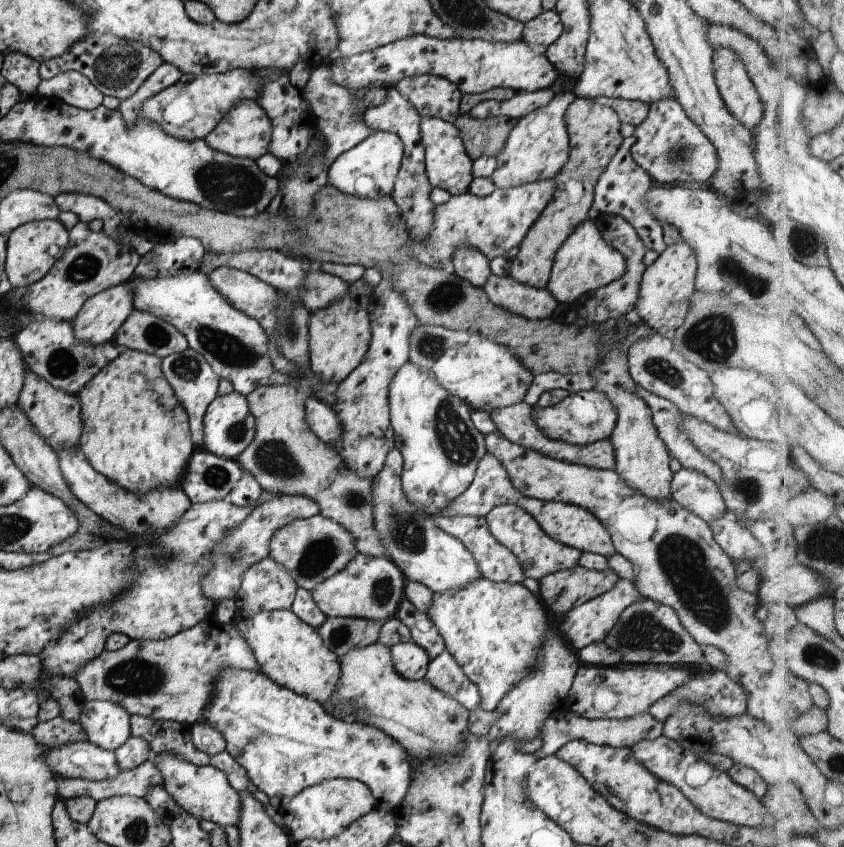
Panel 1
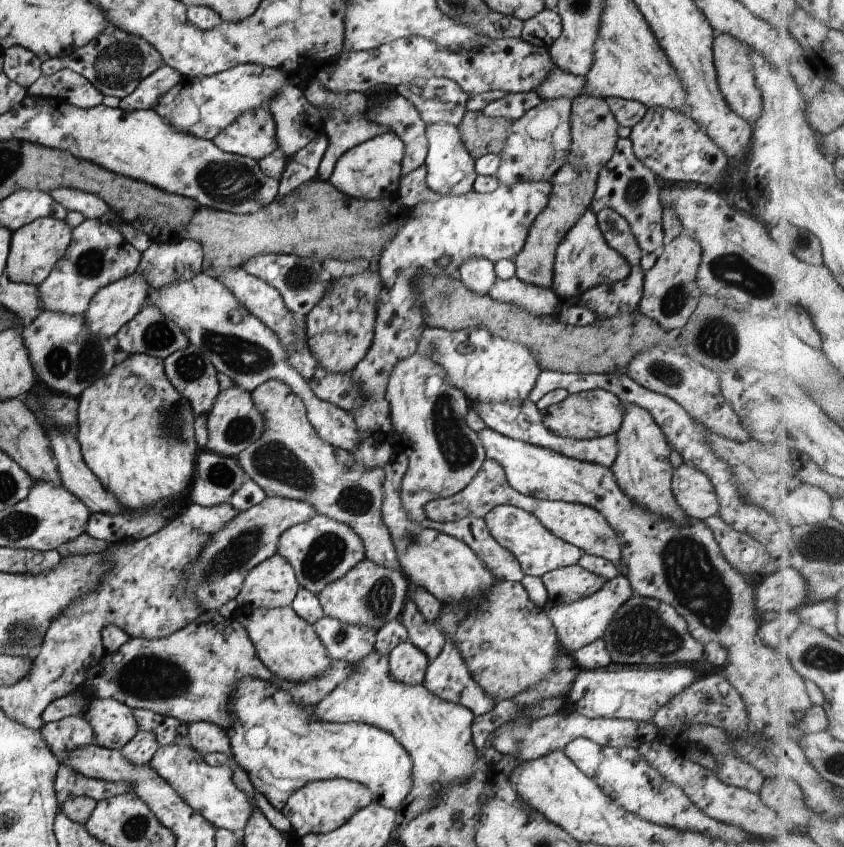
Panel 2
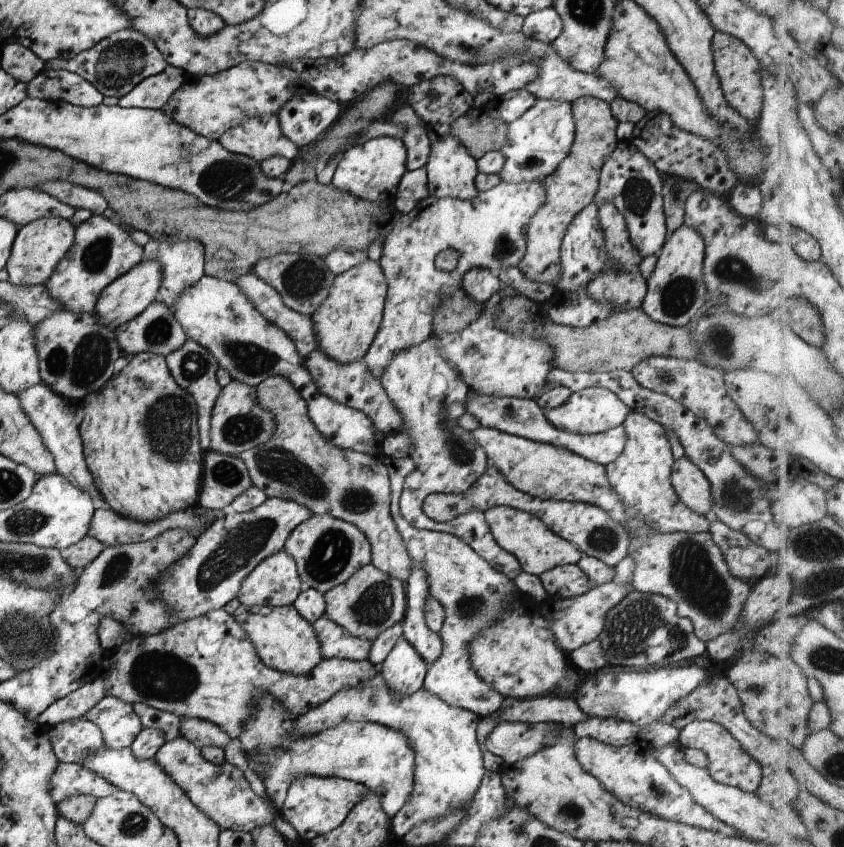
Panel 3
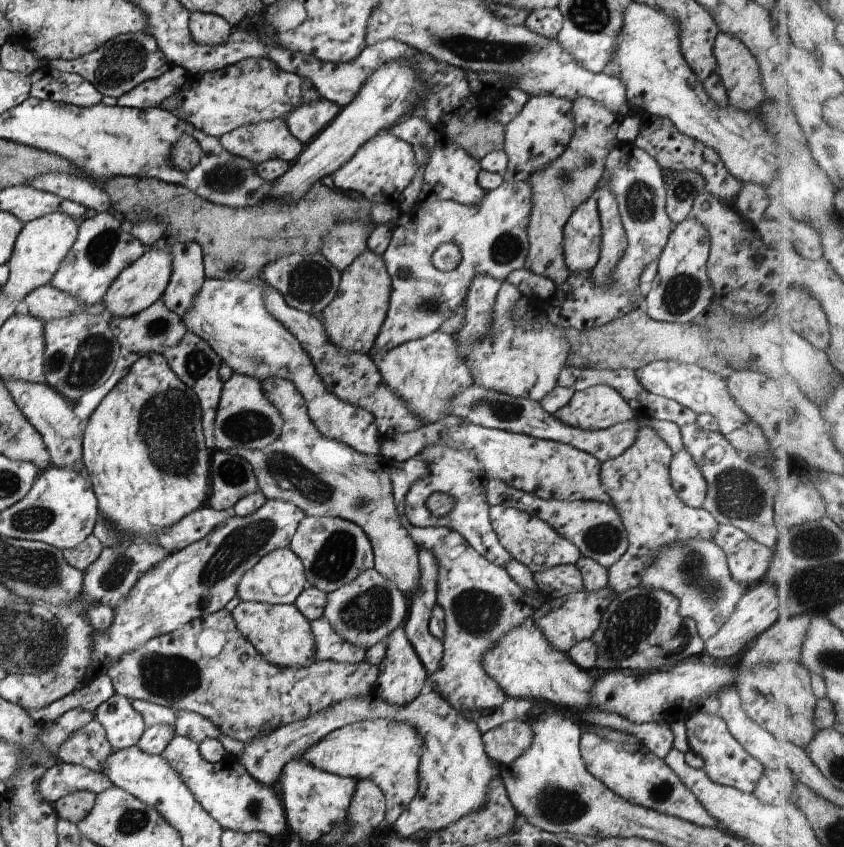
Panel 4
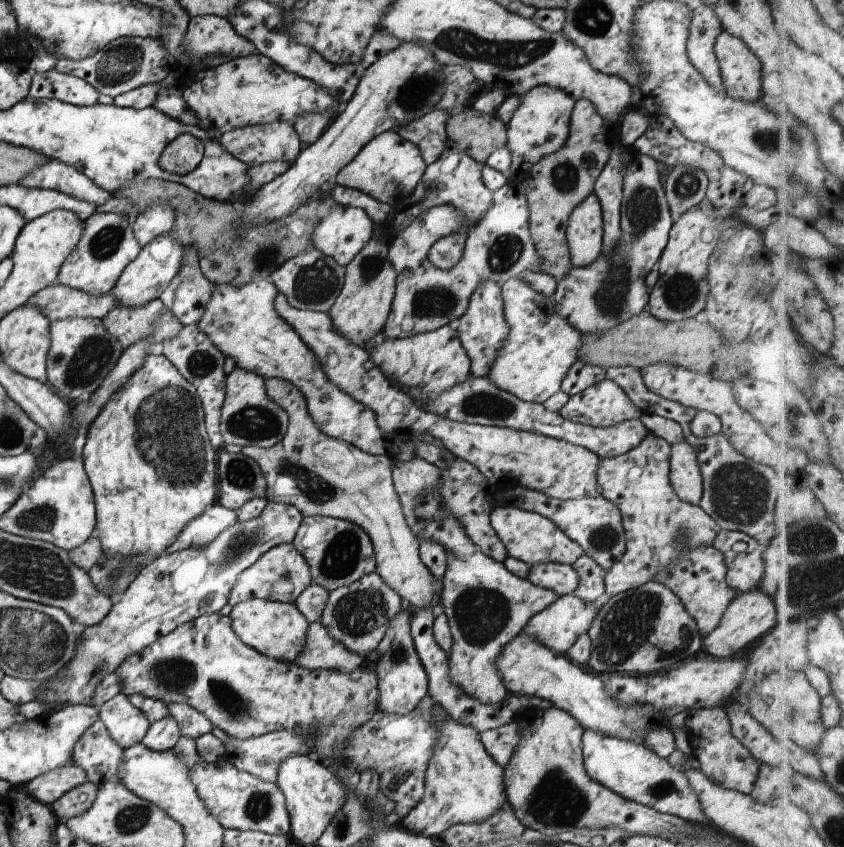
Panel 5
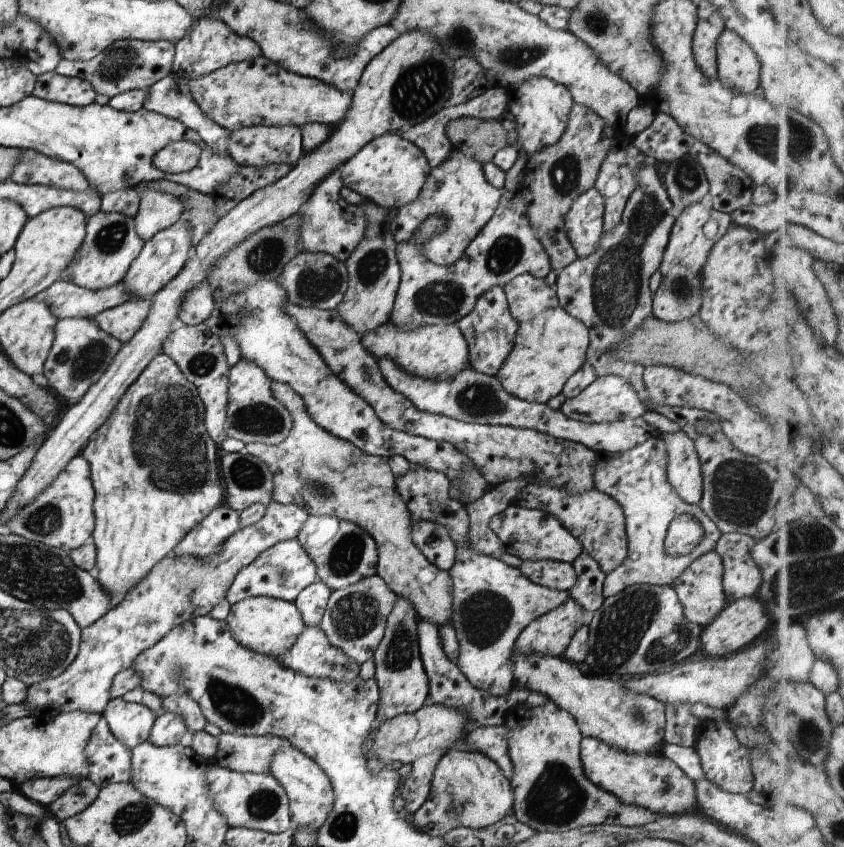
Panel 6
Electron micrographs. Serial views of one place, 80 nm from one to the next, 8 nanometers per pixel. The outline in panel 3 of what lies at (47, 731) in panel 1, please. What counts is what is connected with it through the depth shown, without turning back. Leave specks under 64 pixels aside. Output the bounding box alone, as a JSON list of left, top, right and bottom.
[47,718,106,763]

